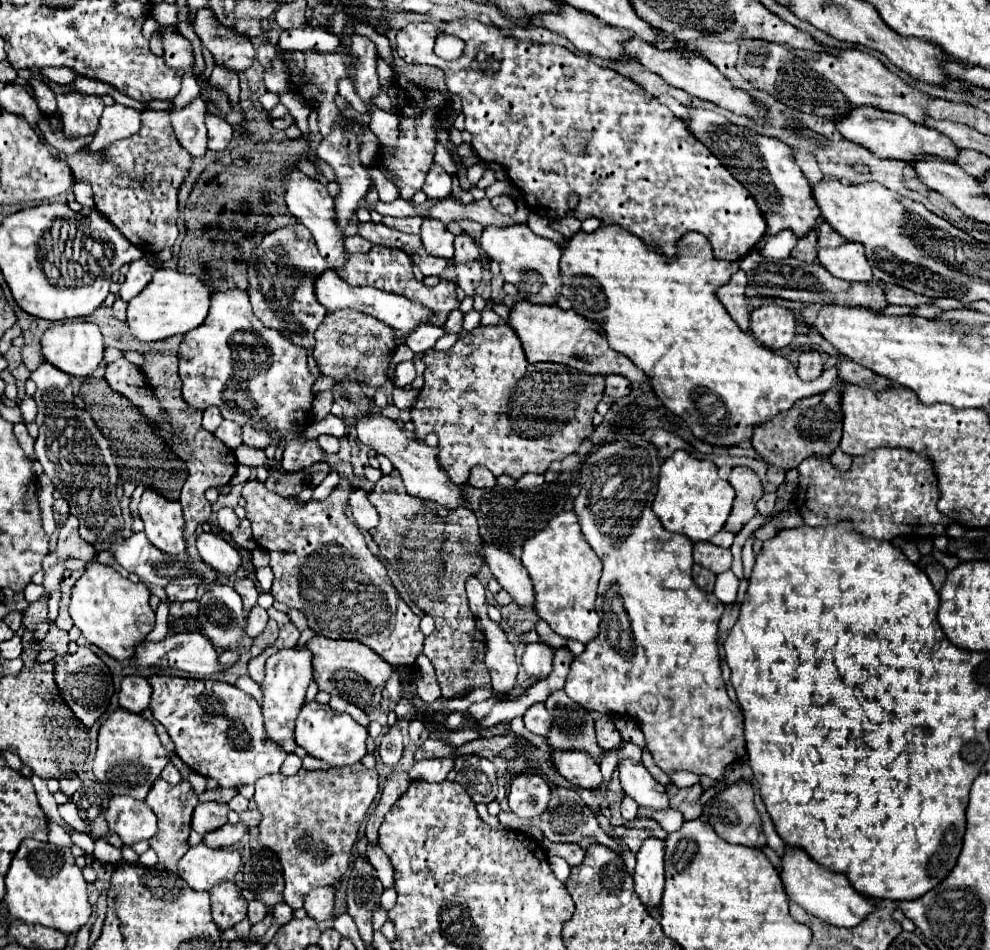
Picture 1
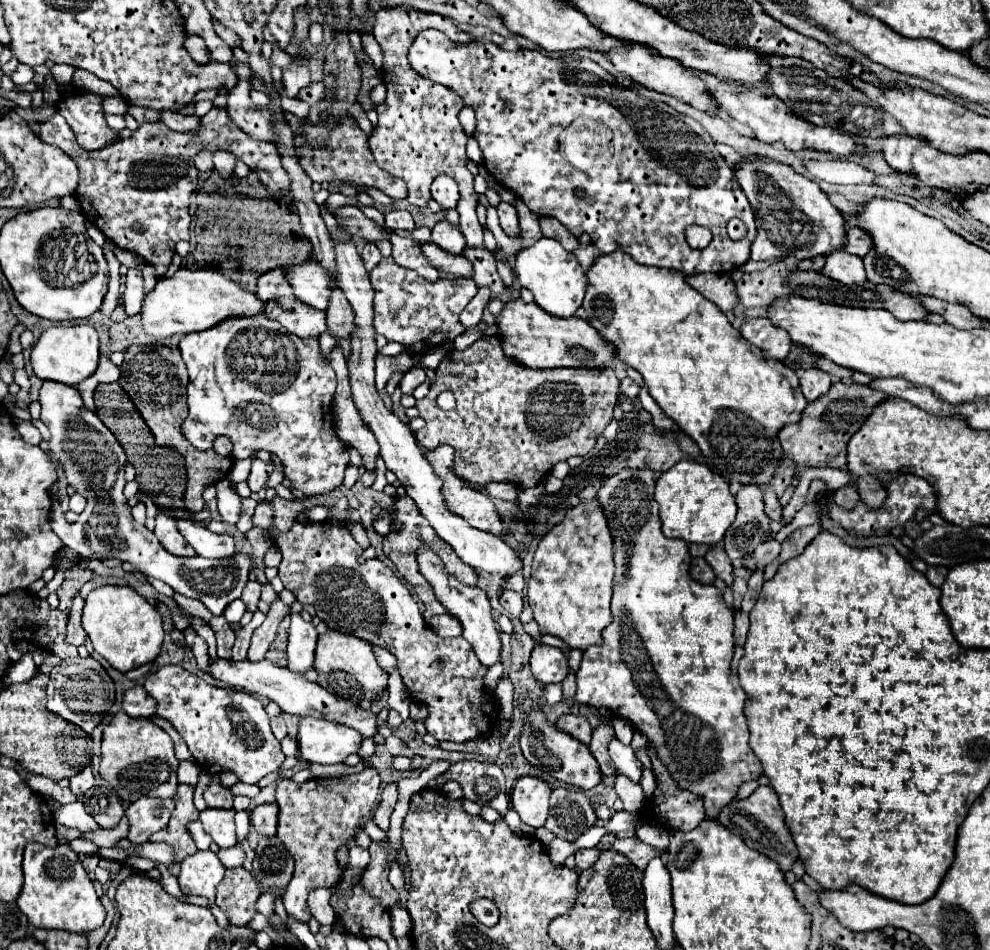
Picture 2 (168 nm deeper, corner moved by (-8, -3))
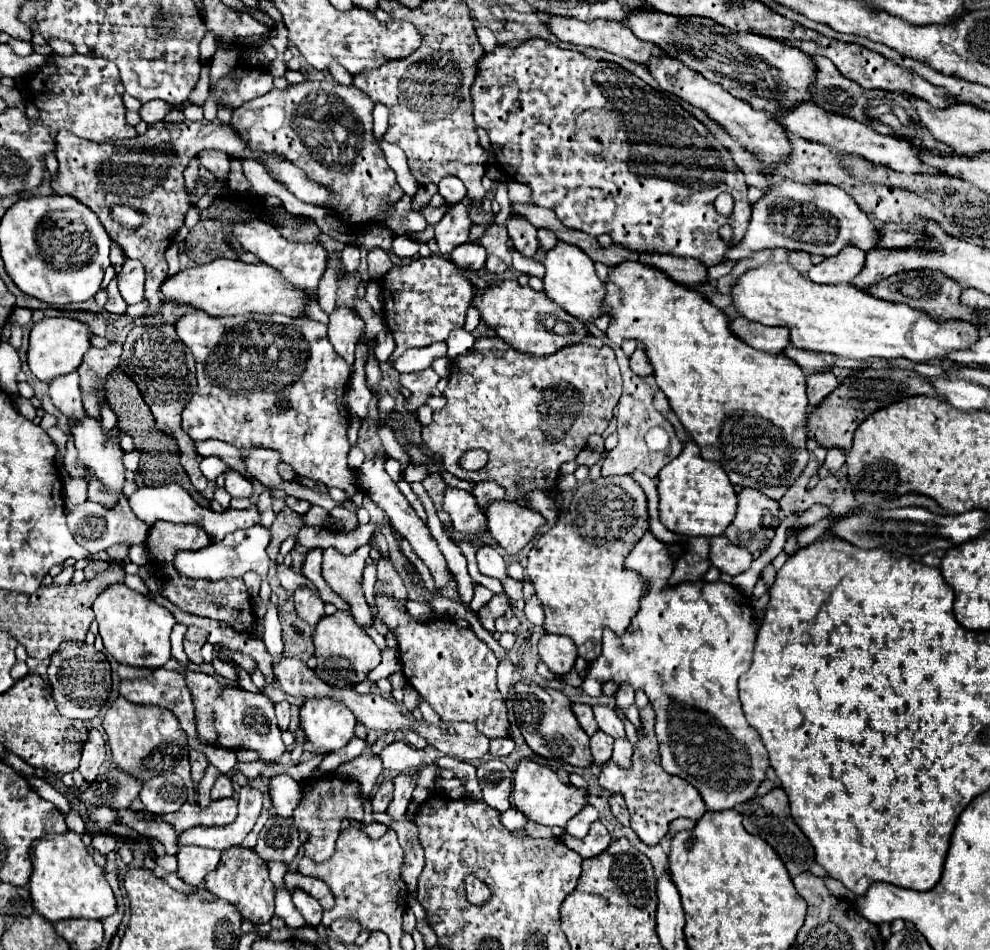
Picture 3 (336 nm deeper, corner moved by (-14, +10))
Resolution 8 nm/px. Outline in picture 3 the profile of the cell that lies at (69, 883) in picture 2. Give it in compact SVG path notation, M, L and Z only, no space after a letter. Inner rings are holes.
M68 830L64 834L54 834L38 838L30 848L32 856L32 876L30 876L30 896L34 910L50 922L66 918L94 918L102 920L116 912L116 898L108 882L104 880L104 870L96 866L80 834Z

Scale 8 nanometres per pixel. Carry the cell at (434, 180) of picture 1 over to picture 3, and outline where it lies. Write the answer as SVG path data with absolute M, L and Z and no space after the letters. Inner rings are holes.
M444 176L438 184L438 190L448 204L458 204L466 196L466 186L462 184L460 178L454 178L454 176Z

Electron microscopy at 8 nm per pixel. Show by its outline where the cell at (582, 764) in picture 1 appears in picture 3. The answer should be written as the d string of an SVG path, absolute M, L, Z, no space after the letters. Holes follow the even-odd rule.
M516 682L514 684L514 714L520 726L520 732L526 744L540 756L548 760L560 760L562 764L588 768L594 764L590 752L590 736L582 730L576 716L572 714L570 700L554 688L542 688L532 682Z

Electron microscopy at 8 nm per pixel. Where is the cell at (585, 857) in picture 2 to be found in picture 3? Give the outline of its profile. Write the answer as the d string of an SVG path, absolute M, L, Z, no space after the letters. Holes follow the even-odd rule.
M594 822L594 824L590 826L590 832L588 832L586 838L576 840L576 838L564 834L564 836L562 836L562 842L564 842L570 850L578 852L582 858L594 858L594 856L602 854L602 852L610 846L612 836L610 836L610 832L606 830L606 826L604 826L602 822Z

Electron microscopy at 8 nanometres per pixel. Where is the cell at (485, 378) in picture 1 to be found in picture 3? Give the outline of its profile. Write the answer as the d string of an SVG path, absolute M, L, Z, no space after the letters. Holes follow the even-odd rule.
M588 336L582 344L562 348L554 356L538 358L514 352L502 338L488 338L488 350L472 348L466 356L452 360L448 386L444 390L446 406L434 412L432 424L422 428L422 444L434 454L440 454L450 474L478 482L494 480L506 488L506 498L520 502L530 490L544 490L558 504L562 502L558 490L552 490L558 480L558 468L562 462L574 460L576 454L586 446L590 434L602 434L608 428L612 412L622 394L622 378L616 364L614 350L602 344L600 338ZM468 450L486 450L488 462L480 470L464 470L460 458Z

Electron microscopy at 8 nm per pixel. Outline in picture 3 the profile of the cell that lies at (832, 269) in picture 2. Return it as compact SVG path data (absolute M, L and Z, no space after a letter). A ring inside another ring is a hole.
M846 246L836 256L824 258L820 264L812 266L808 278L822 284L852 282L858 276L858 272L862 272L864 260L866 260L866 252L854 246Z

